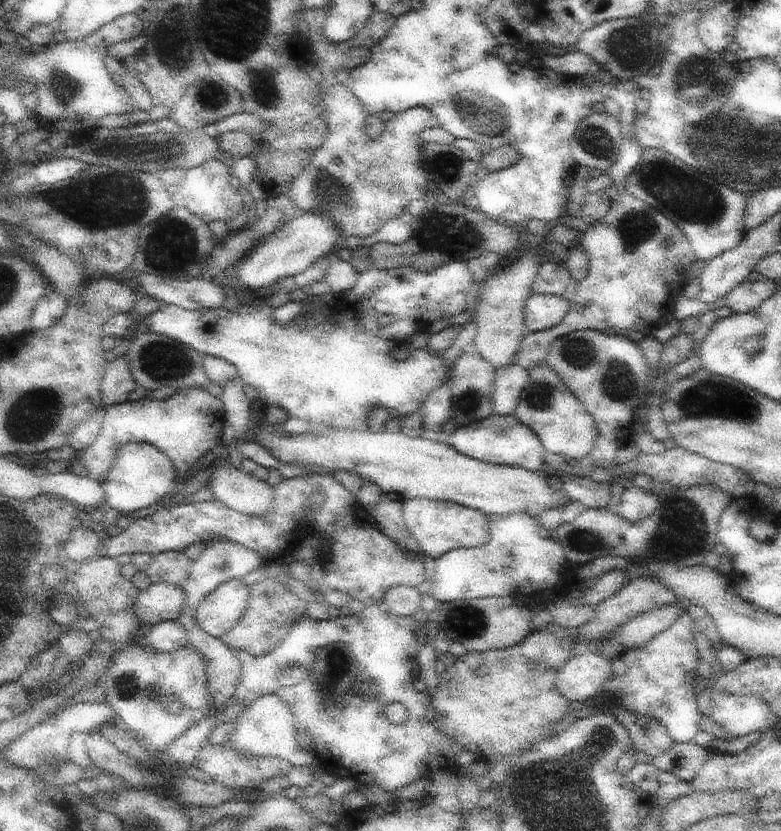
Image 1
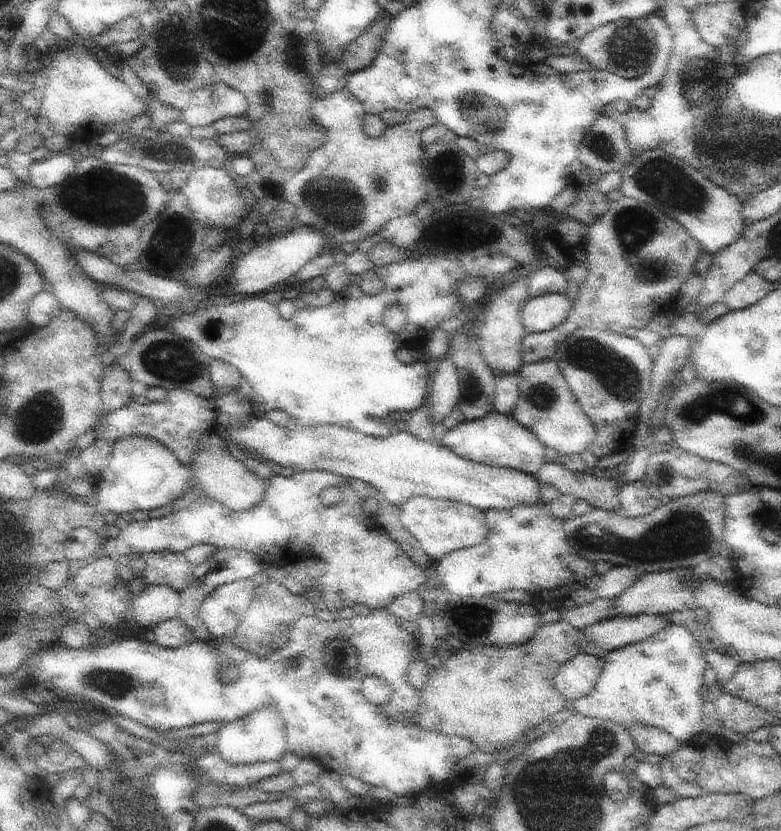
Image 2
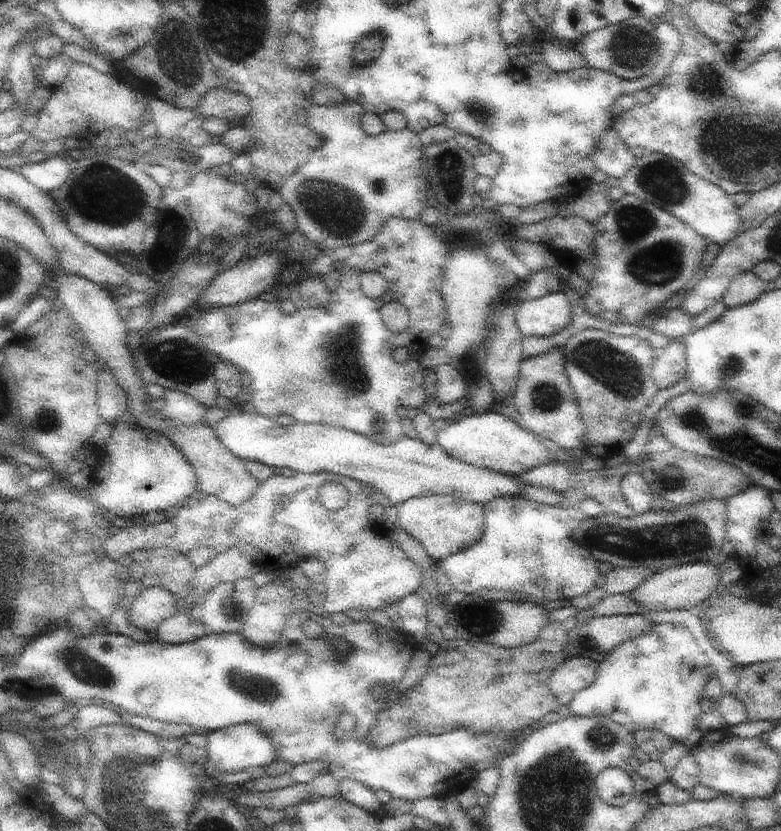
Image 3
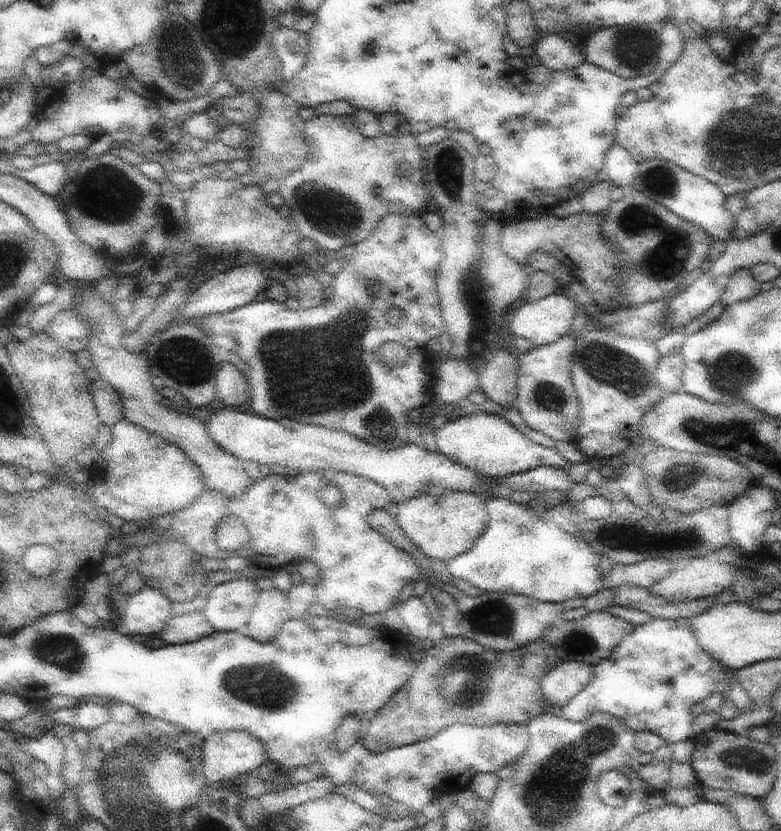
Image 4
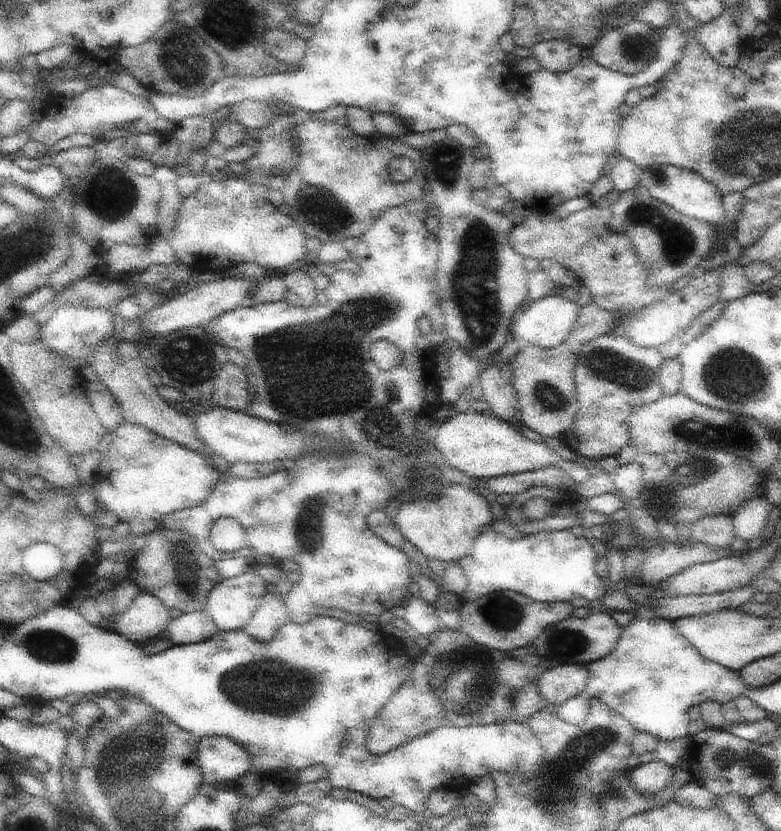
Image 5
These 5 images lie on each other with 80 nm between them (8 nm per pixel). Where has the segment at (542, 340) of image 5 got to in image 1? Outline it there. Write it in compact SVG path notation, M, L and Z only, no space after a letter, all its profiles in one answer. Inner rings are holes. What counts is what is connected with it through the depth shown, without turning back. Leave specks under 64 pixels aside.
M532 294L525 302L528 332L540 332L559 325L569 311L569 301L558 295Z

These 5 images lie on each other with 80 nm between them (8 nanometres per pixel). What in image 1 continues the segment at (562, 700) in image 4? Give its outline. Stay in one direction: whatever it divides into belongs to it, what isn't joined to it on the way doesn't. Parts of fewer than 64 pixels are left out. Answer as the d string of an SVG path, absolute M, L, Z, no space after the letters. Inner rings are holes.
M577 654L560 669L556 686L568 702L584 702L602 692L610 672L612 661L602 654Z

